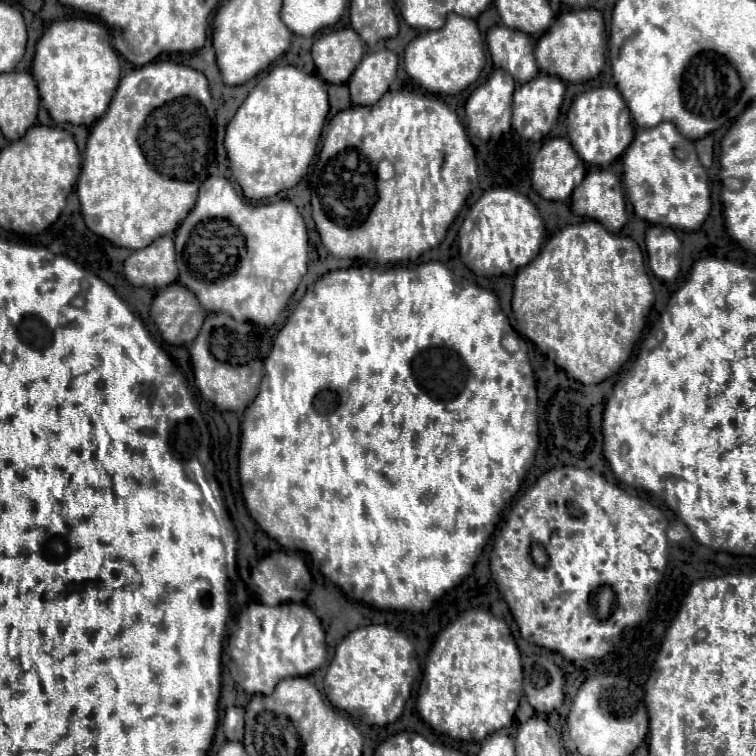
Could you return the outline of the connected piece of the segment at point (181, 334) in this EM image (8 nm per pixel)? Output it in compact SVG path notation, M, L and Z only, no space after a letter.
M178 282L160 290L150 306L150 318L156 322L162 338L176 346L188 344L198 336L204 316L194 292L188 292Z

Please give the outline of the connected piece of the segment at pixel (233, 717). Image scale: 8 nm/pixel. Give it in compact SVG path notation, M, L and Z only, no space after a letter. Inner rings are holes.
M238 706L226 708L224 734L228 740L242 740L242 736L244 736L244 708L238 708Z

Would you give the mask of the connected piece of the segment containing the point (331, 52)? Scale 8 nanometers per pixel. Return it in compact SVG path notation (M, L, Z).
M352 28L322 34L312 46L312 60L328 84L346 84L364 56L364 42Z

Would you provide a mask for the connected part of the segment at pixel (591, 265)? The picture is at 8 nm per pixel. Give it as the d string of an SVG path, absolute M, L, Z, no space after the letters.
M588 220L556 232L538 256L518 270L512 296L514 315L510 315L509 319L521 336L530 338L556 366L566 370L570 378L582 384L598 384L618 372L628 360L634 342L641 337L646 312L652 304L654 290L638 244L628 236L614 236L602 228L602 224Z

